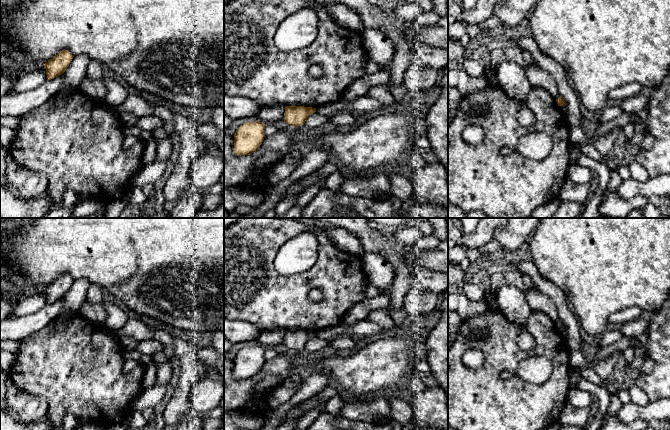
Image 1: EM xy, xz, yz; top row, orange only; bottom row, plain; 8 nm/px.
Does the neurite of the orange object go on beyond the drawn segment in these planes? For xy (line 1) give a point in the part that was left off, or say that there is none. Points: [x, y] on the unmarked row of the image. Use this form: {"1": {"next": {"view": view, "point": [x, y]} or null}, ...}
{"1": {"next": null}}

